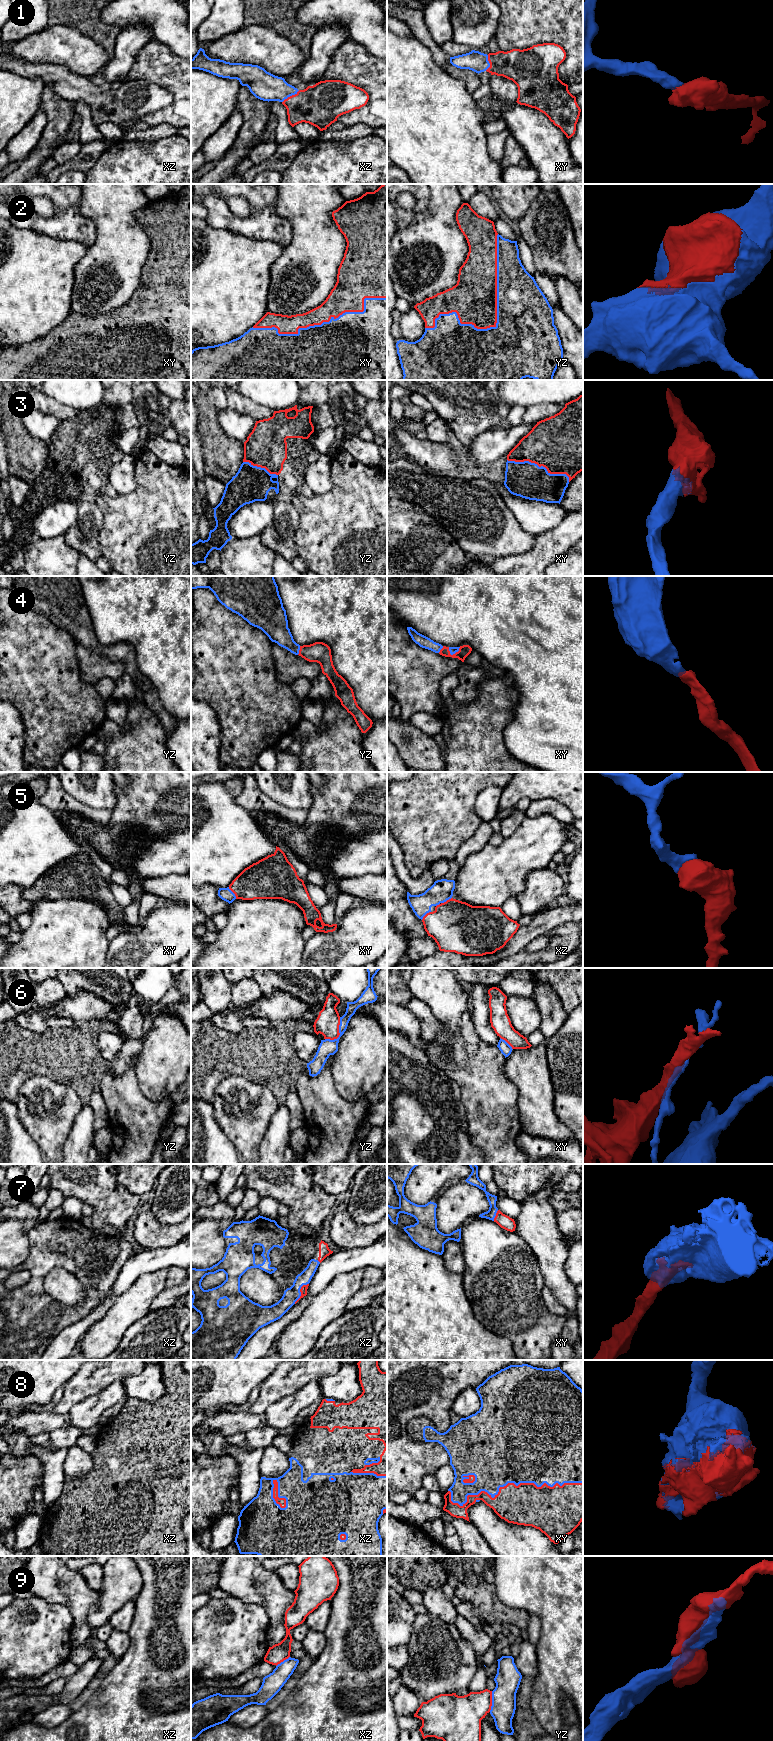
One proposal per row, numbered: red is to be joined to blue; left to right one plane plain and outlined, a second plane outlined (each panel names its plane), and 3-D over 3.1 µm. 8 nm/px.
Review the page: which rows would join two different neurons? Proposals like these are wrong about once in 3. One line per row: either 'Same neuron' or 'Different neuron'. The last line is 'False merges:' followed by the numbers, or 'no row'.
1: Same neuron
2: Same neuron
3: Same neuron
4: Same neuron
5: Same neuron
6: Different neuron
7: Same neuron
8: Same neuron
9: Different neuron
False merges: 6, 9

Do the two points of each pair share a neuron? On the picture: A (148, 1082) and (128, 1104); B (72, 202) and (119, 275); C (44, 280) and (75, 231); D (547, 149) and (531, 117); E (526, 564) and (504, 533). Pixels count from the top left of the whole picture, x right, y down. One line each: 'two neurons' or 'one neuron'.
A: two neurons
B: two neurons
C: two neurons
D: one neuron
E: two neurons

